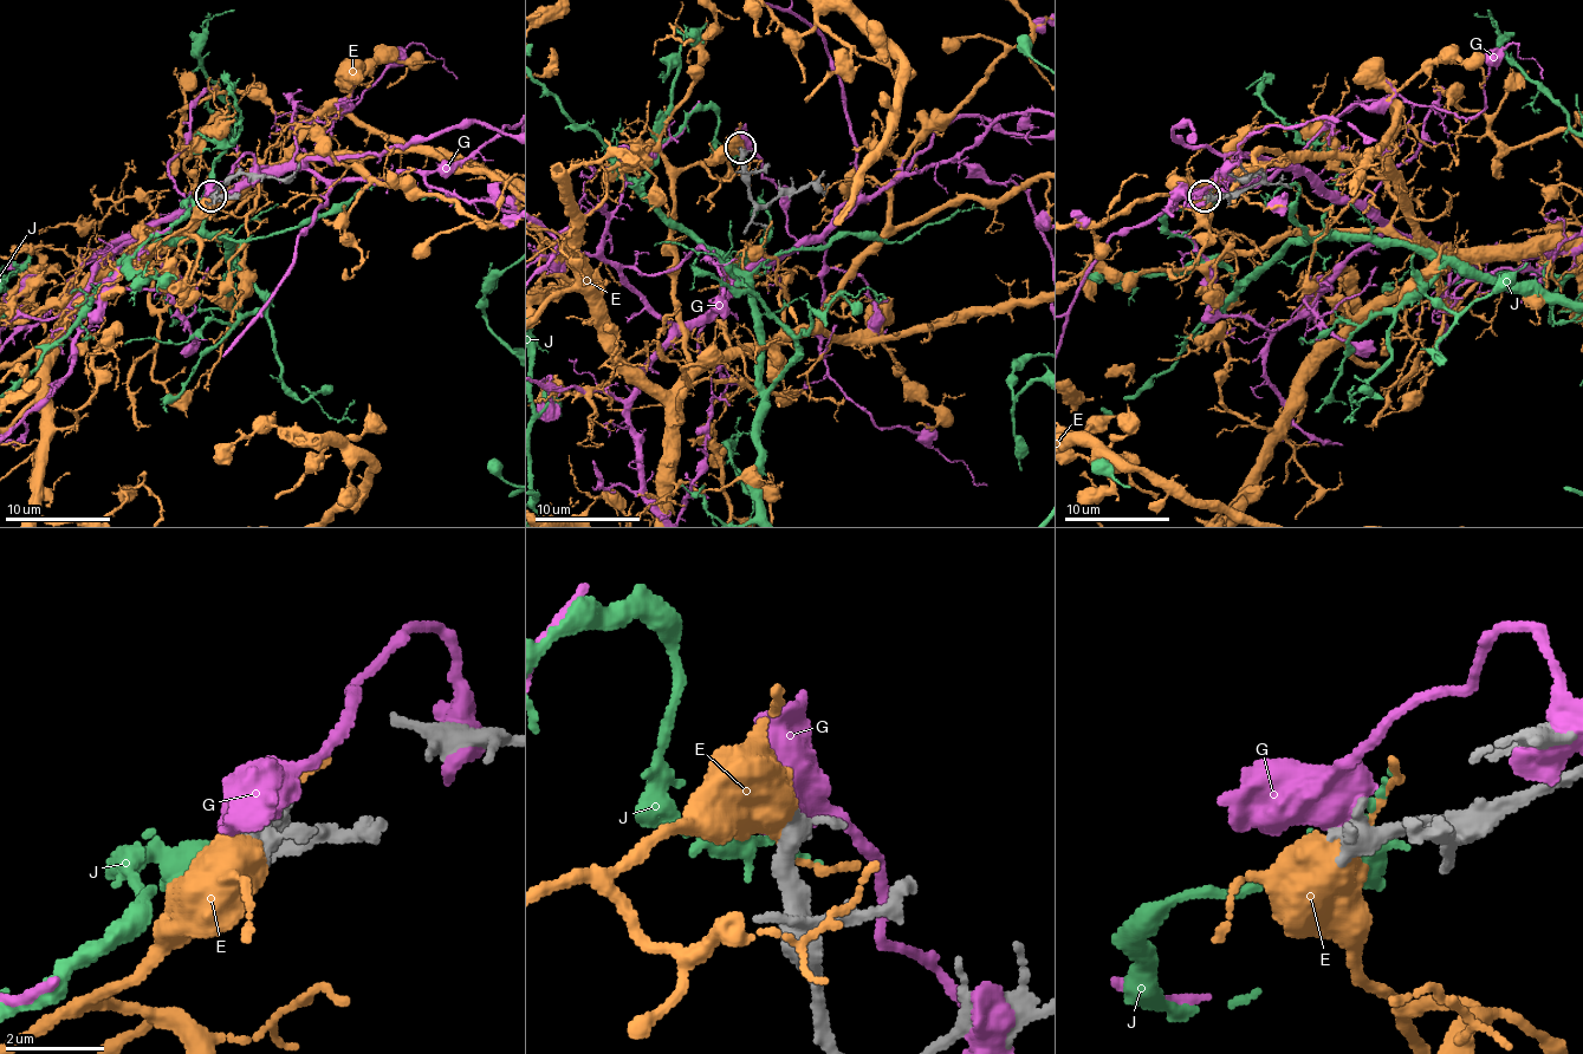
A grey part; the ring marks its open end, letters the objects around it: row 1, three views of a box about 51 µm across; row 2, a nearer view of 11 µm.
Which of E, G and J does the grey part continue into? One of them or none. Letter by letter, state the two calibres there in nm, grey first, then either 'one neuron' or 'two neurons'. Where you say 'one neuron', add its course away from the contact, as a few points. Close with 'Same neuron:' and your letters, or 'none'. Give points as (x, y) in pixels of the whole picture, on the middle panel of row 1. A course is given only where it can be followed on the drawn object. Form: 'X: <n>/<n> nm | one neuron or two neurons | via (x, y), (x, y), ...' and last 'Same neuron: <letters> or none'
E: 550/440 nm | two neurons
G: 550/700 nm | two neurons
J: 400/140 nm | two neurons
Same neuron: none

